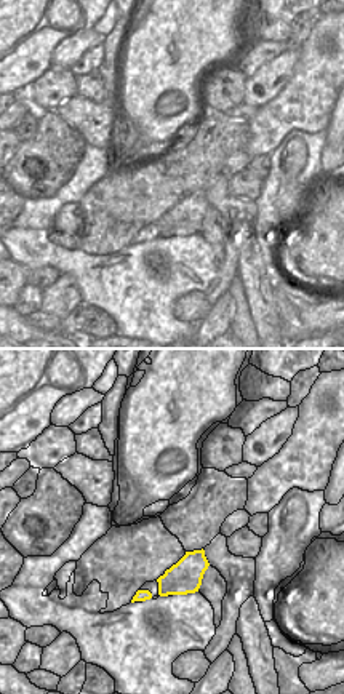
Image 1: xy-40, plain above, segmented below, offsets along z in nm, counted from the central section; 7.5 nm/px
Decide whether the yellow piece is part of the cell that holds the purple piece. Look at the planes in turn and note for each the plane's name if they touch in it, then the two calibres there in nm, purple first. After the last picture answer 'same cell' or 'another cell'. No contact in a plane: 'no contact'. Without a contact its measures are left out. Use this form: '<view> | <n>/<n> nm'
no contact

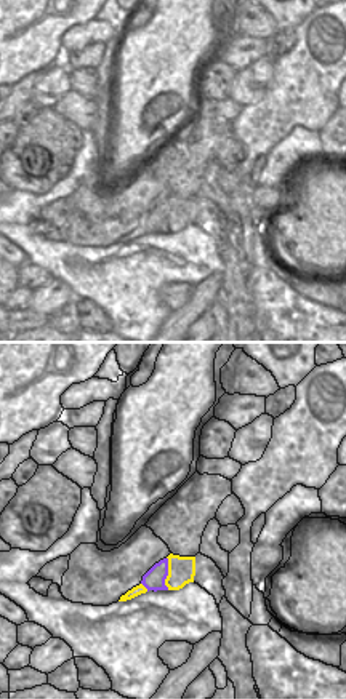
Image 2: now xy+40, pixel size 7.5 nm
xy+40 | 170/220 nm

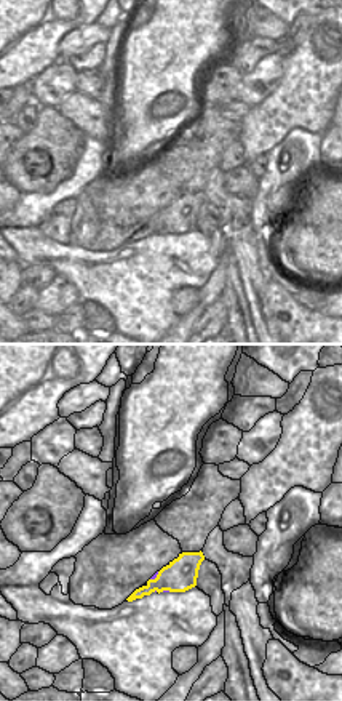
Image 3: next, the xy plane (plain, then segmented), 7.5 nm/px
xy | 30/240 nm

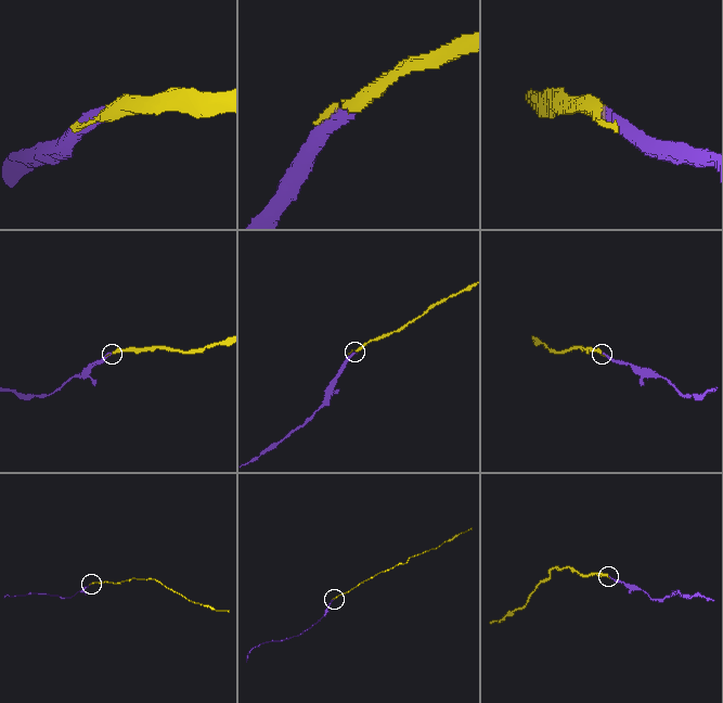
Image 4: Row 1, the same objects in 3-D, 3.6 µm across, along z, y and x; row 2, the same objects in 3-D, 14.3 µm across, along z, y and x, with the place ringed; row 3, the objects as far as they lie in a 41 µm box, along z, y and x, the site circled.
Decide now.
same cell

